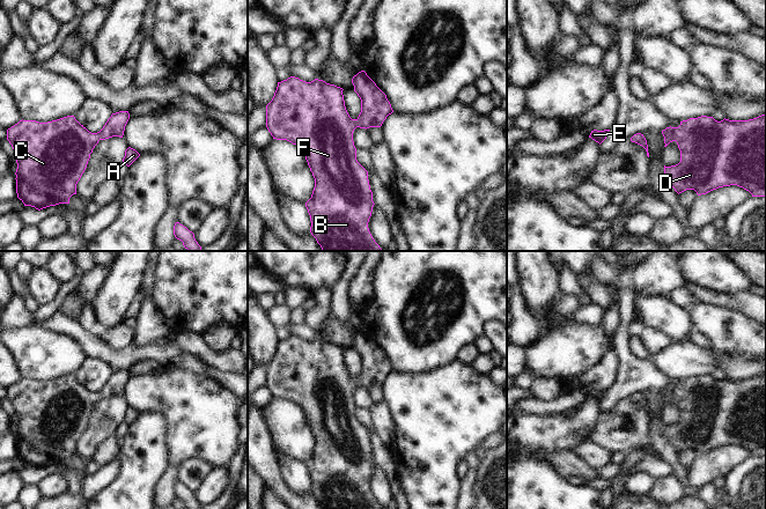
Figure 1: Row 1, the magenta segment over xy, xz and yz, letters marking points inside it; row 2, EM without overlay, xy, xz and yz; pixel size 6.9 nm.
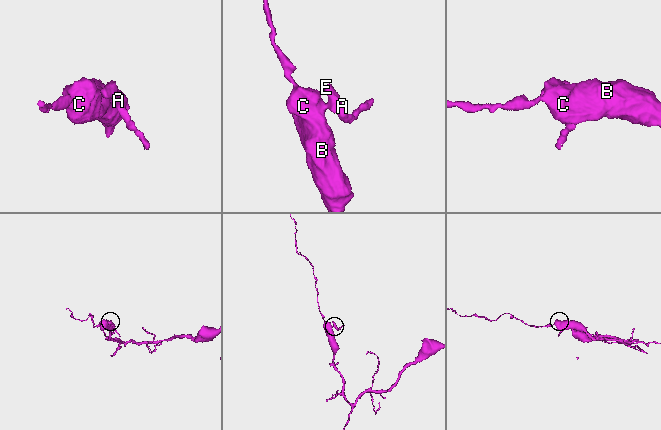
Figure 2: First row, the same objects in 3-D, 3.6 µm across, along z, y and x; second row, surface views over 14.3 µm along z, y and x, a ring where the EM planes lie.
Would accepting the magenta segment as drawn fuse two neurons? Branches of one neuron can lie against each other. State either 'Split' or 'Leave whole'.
Leave whole

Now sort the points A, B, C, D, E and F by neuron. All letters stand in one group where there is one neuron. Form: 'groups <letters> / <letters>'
groups A B C D E F

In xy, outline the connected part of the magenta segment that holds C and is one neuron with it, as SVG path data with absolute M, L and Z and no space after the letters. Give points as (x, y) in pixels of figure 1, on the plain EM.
M128 370L112 372L97 392L89 391L74 375L47 382L22 378L8 388L7 399L15 411L17 422L15 431L17 457L24 465L38 470L59 463L69 463L69 457L76 453L76 443L87 427L95 405L100 399L123 397L128 378Z

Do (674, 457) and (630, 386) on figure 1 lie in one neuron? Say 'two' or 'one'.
two

